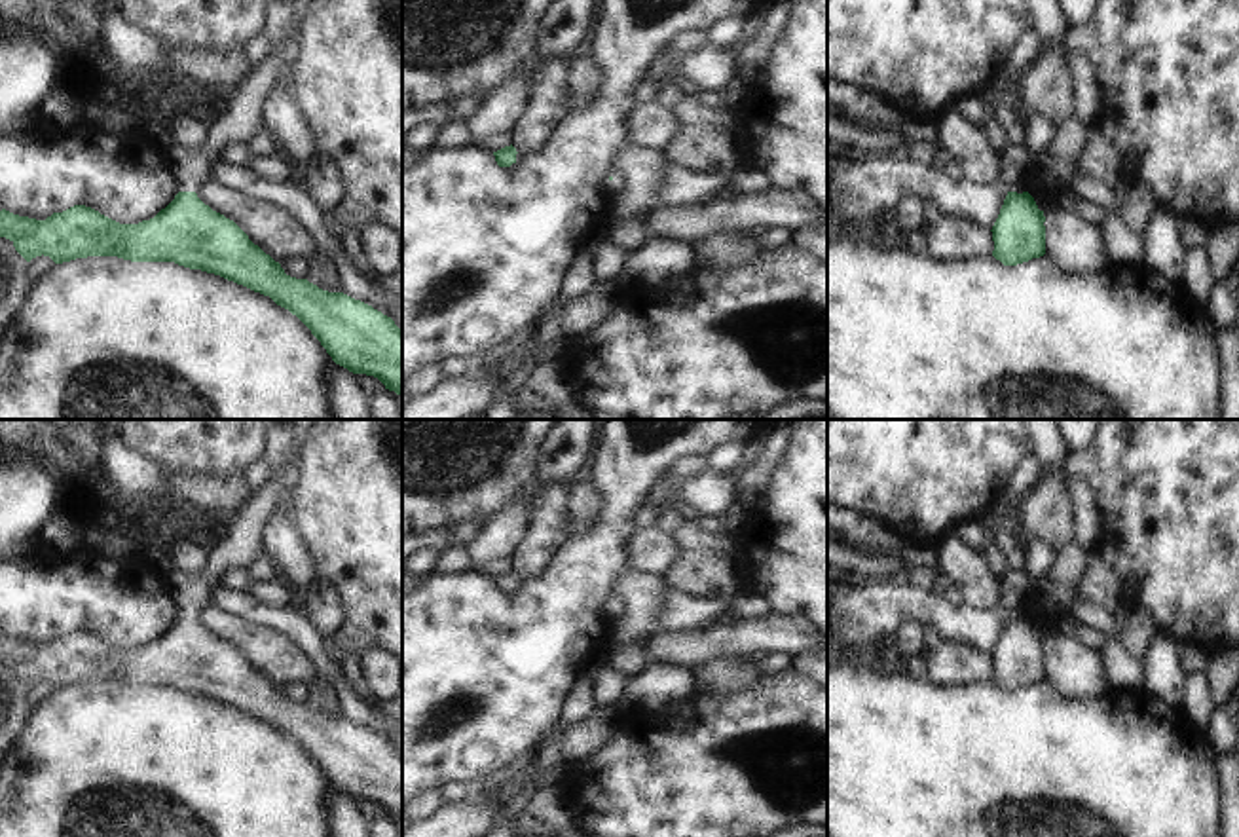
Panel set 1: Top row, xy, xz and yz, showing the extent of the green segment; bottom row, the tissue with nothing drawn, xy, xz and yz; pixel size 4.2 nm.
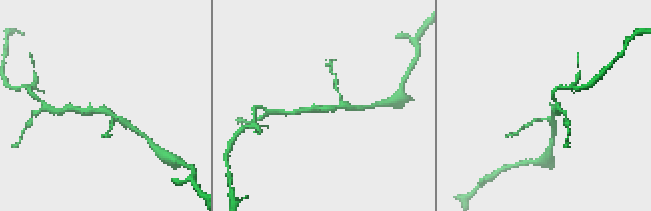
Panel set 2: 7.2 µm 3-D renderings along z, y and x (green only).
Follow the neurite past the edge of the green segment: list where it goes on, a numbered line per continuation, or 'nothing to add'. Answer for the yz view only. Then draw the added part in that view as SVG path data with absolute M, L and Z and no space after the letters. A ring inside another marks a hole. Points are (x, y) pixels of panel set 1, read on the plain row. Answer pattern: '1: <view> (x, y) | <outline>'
1: yz (1016, 587) | M1008 571L1000 577L1000 607L1008 617L1026 617L1026 600L1032 581L1025 571Z

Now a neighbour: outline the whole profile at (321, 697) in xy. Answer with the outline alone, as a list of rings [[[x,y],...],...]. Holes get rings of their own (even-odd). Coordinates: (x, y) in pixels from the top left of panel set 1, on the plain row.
[[[313,676],[307,681],[305,704],[323,716],[343,717],[330,681],[321,676]]]

